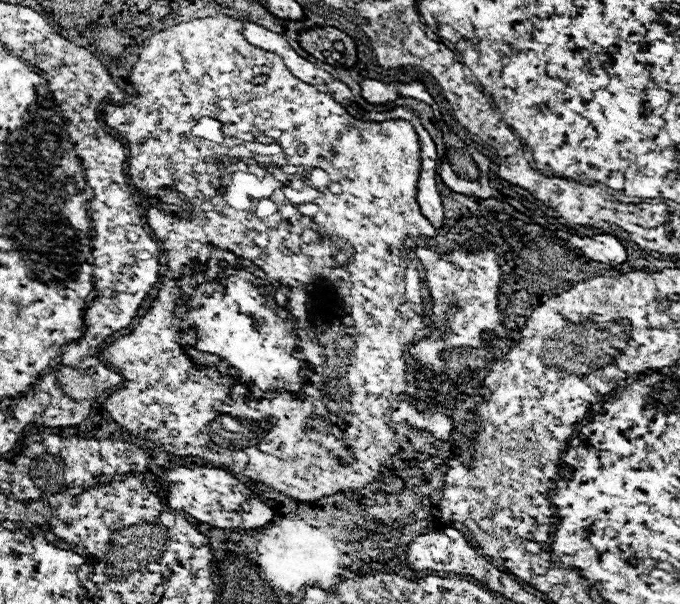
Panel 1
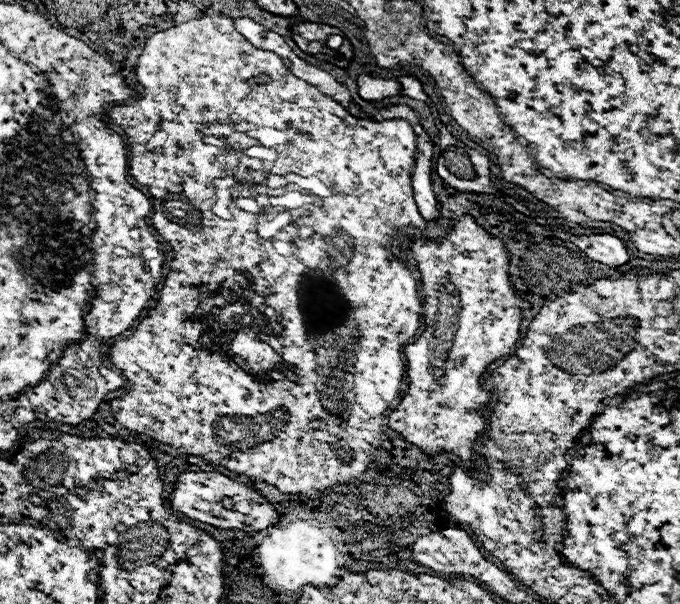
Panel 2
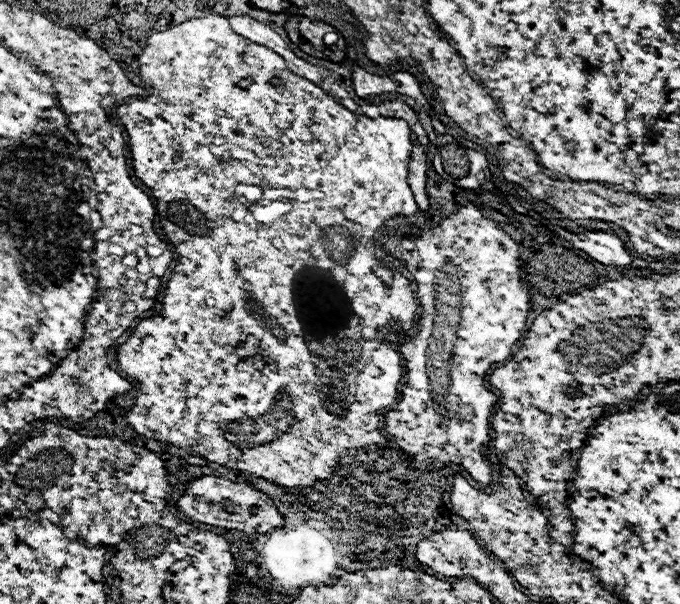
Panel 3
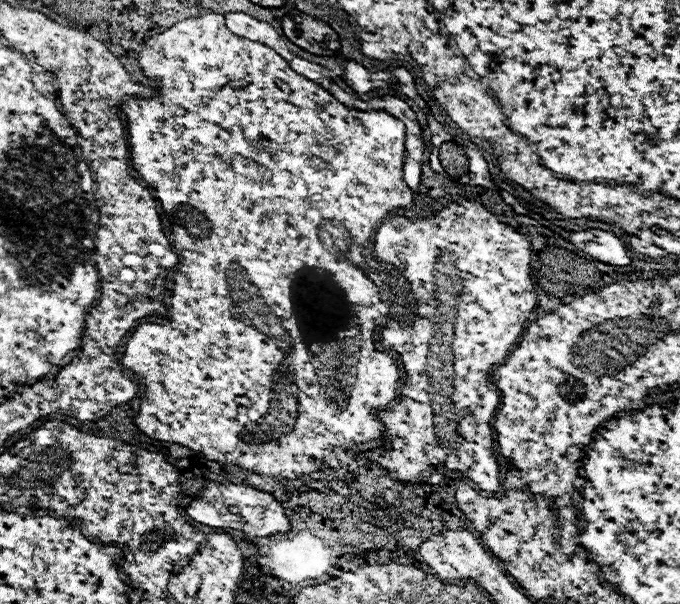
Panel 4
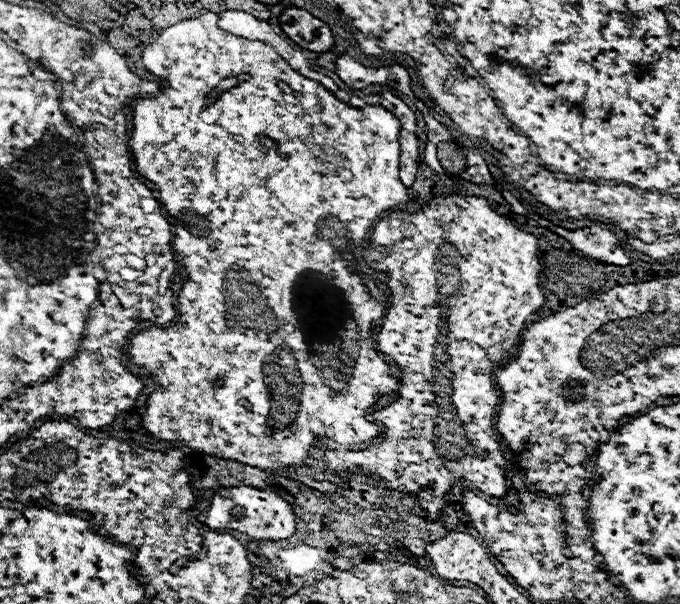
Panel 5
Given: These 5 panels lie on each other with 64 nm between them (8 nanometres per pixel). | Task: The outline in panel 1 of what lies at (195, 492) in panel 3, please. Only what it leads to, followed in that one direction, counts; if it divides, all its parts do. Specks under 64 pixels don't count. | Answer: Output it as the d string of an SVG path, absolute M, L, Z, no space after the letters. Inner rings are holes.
M174 468L166 470L162 476L162 484L168 492L168 506L174 510L184 510L192 518L210 524L214 528L238 528L238 530L254 530L262 528L274 520L274 510L268 508L250 488L246 488L240 480L230 476L220 468Z

